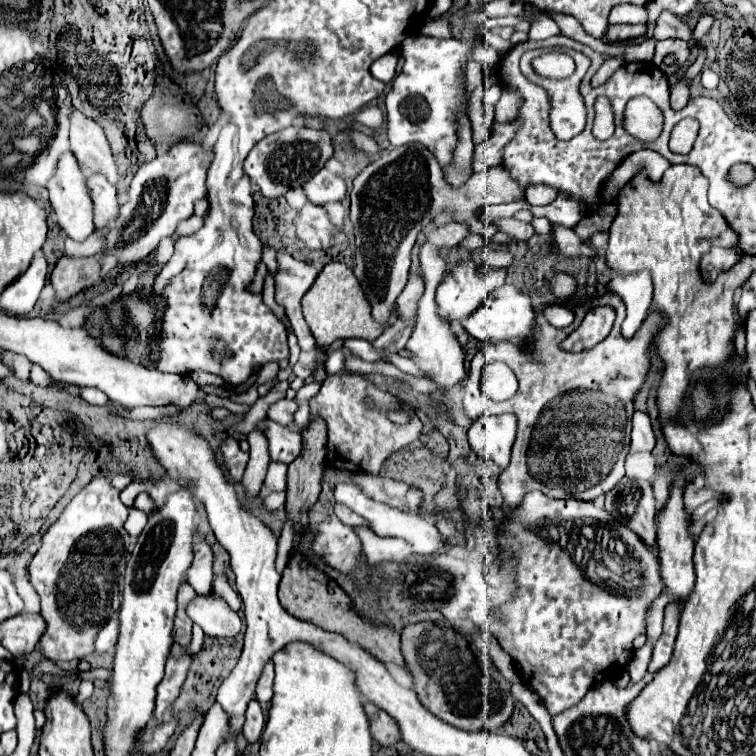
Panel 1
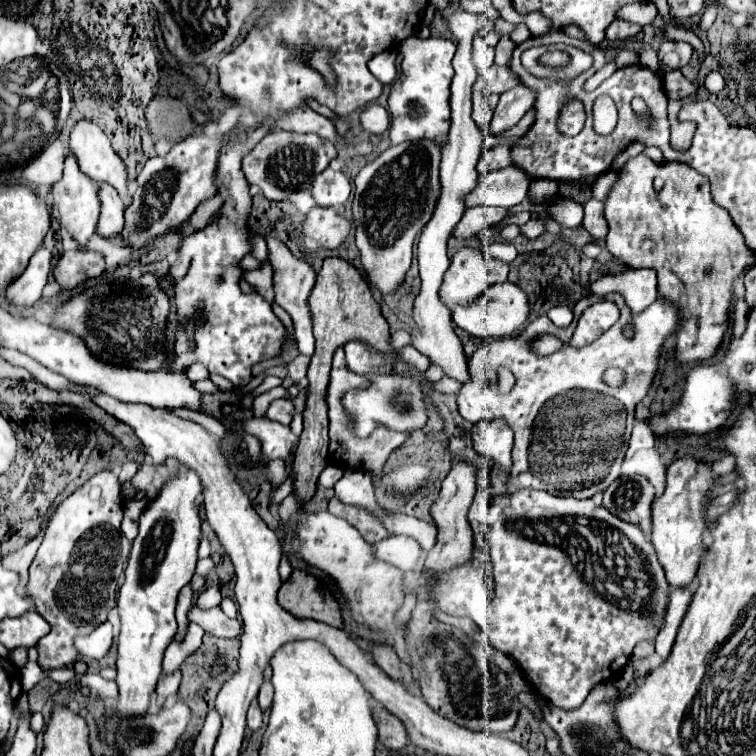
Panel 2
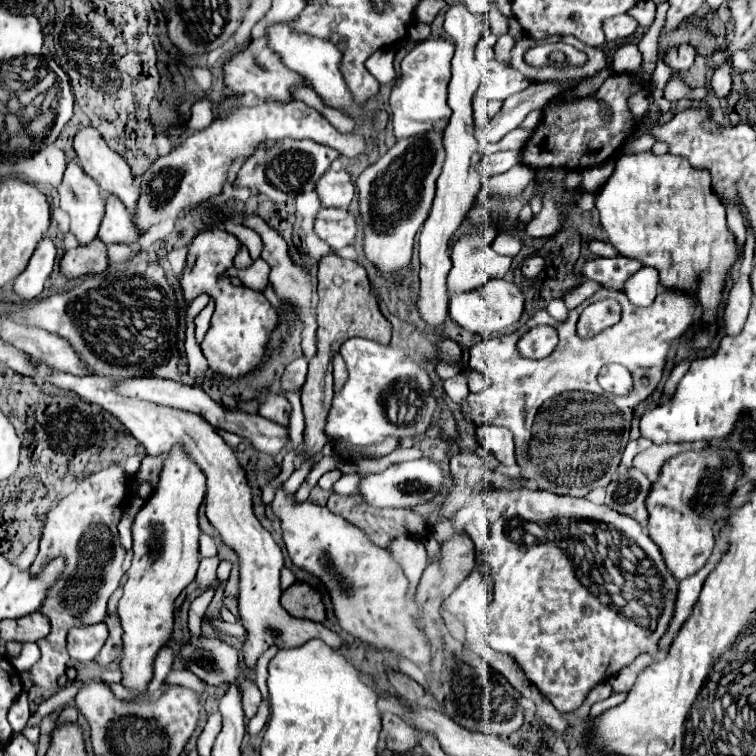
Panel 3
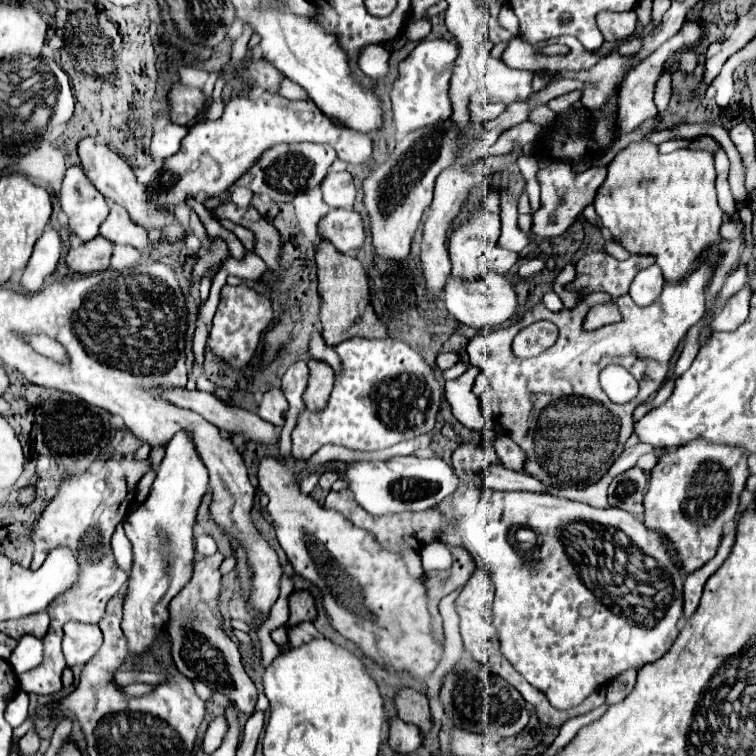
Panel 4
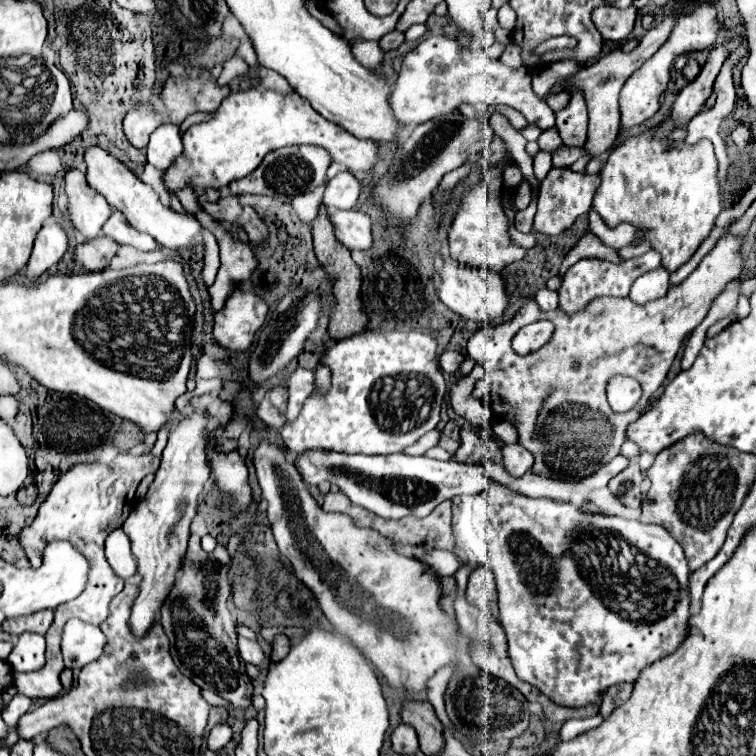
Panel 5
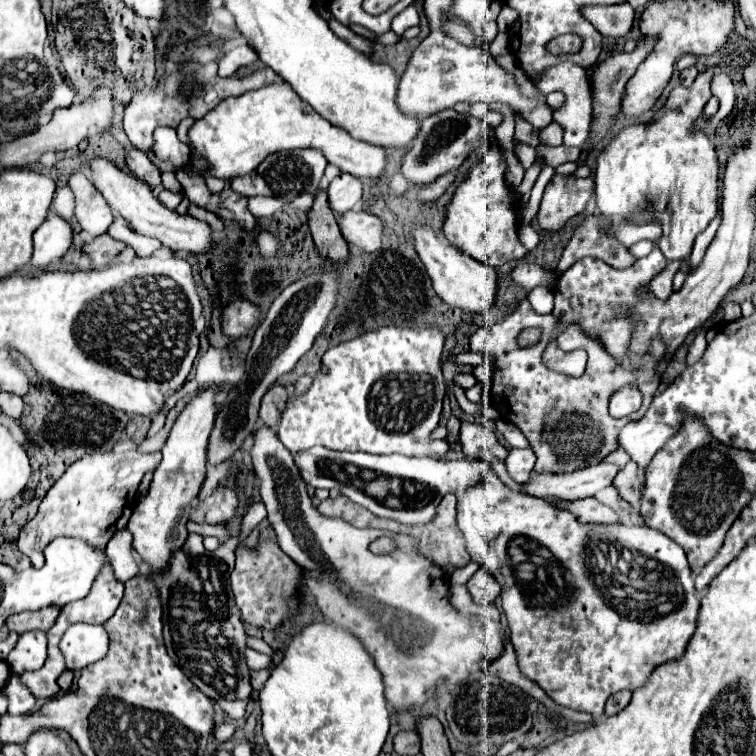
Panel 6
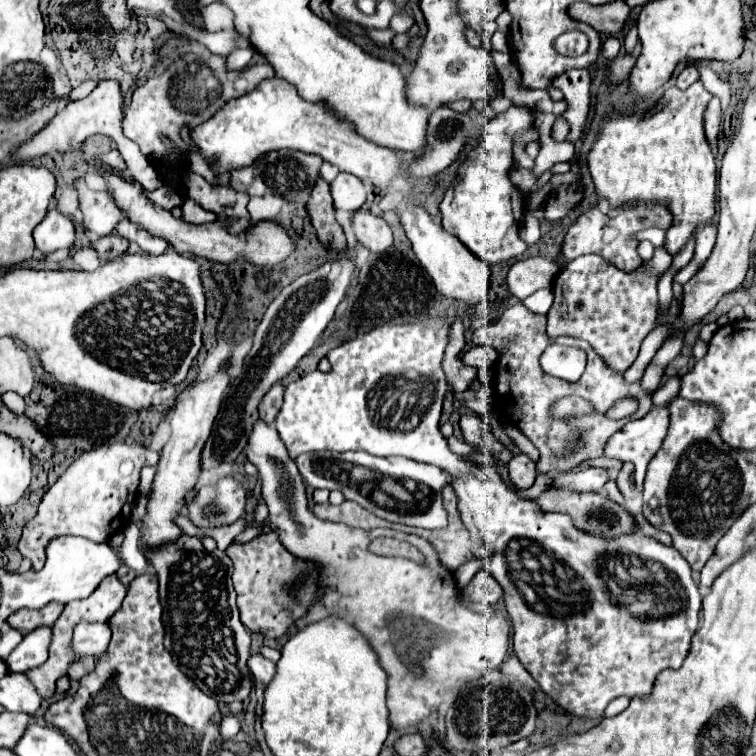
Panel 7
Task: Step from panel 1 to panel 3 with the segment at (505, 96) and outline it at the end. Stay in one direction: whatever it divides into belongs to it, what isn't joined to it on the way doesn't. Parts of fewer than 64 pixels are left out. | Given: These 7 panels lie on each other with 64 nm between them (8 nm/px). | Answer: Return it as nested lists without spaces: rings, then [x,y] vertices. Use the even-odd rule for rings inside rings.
[[[530,84],[528,88],[508,96],[500,108],[500,112],[488,122],[484,128],[484,134],[490,142],[498,142],[504,134],[512,132],[520,126],[520,122],[528,116],[532,110],[542,110],[548,100],[558,96],[562,88],[558,84]]]

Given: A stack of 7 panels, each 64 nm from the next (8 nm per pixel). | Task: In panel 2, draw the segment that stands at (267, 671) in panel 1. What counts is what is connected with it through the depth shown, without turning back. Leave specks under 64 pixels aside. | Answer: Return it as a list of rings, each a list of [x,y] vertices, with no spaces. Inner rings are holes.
[[[264,680],[262,686],[260,686],[260,692],[258,692],[258,702],[260,702],[260,708],[262,708],[262,710],[270,708],[270,704],[272,704],[272,694],[274,694],[274,688],[272,688],[270,680]]]

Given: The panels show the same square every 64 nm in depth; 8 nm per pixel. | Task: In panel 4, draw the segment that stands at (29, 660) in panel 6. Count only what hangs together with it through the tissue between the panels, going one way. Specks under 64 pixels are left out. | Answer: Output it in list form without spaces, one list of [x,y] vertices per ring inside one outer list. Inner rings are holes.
[[[24,636],[18,642],[12,656],[8,658],[8,662],[12,664],[16,674],[22,674],[22,672],[36,668],[42,662],[42,640],[34,638],[34,636]]]

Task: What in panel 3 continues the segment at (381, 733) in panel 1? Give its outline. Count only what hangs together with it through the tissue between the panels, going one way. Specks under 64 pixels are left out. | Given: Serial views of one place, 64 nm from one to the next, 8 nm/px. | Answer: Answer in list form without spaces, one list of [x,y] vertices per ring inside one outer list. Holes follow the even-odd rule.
[[[382,712],[380,718],[382,718],[382,730],[388,734],[386,746],[392,752],[404,754],[418,742],[418,738],[420,738],[418,732],[406,720],[402,720],[398,714]]]

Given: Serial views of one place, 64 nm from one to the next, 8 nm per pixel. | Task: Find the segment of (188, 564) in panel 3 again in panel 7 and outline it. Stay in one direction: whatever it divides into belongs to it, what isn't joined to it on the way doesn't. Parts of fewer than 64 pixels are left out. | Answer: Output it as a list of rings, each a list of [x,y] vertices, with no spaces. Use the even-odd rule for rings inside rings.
[[[222,366],[216,376],[212,376],[206,382],[196,382],[192,388],[186,388],[188,396],[180,396],[176,400],[170,422],[172,436],[160,454],[154,484],[148,494],[146,514],[140,520],[140,542],[144,548],[160,548],[160,544],[168,544],[168,540],[176,540],[176,536],[182,536],[182,530],[176,526],[174,518],[180,516],[180,510],[186,506],[186,494],[192,492],[198,482],[202,470],[200,452],[210,436],[226,388],[228,388],[228,374],[226,368]]]

